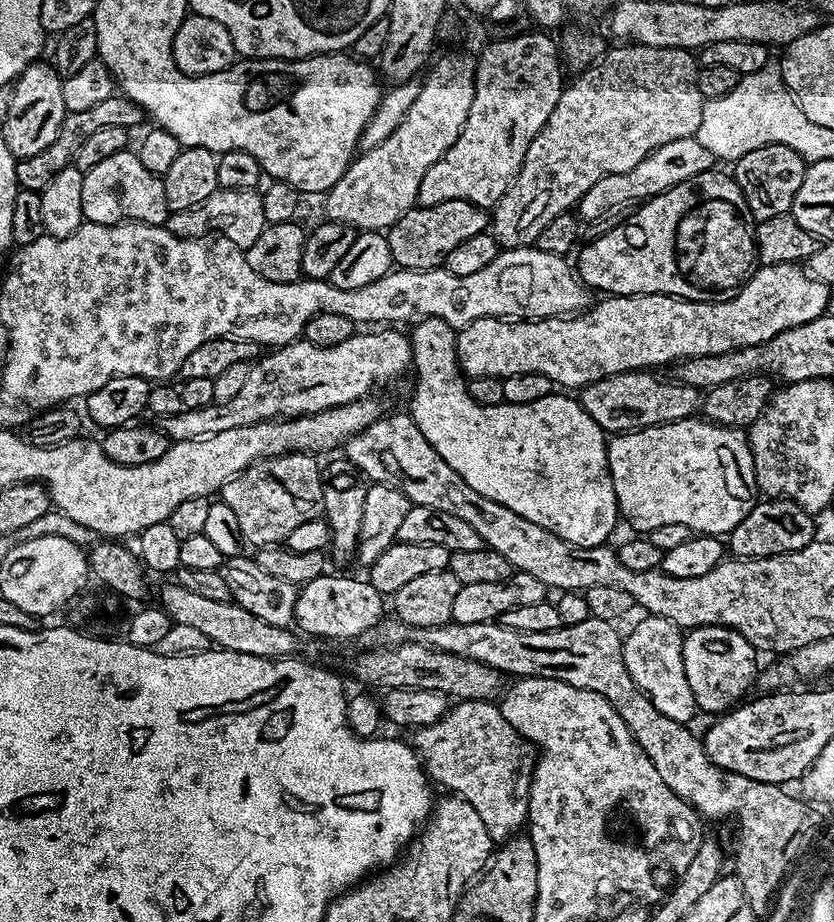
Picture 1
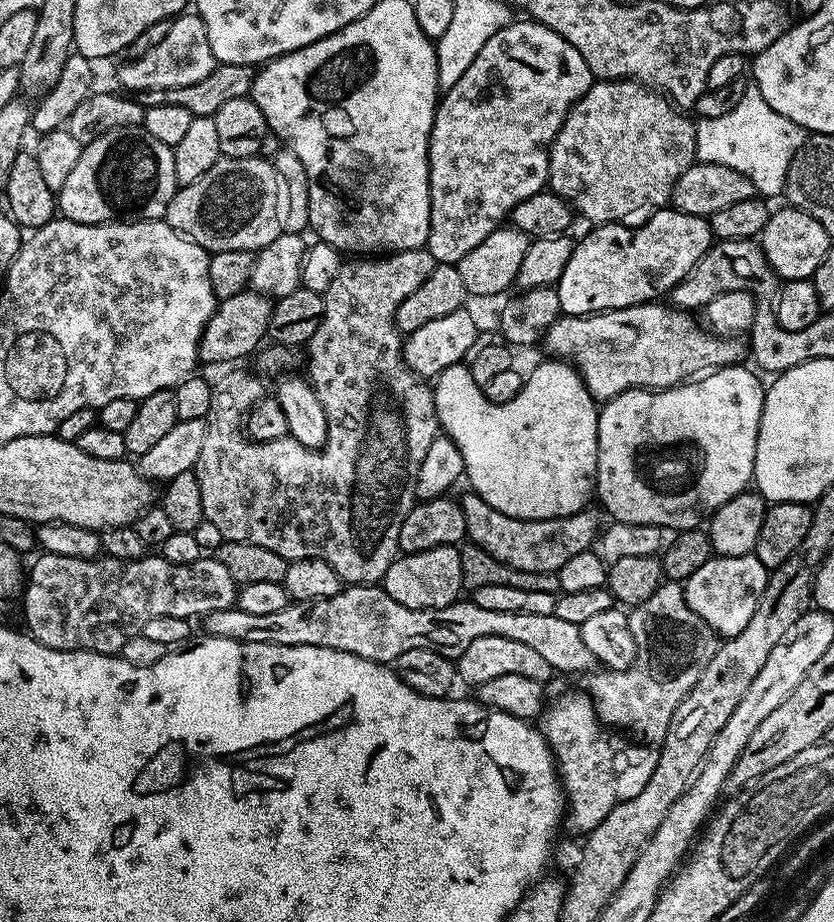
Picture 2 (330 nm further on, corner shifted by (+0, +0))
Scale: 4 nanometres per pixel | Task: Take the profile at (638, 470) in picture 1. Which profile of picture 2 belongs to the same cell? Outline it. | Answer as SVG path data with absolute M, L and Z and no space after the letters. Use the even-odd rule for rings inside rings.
M734 362L728 368L718 368L699 378L693 378L682 384L664 386L659 390L653 390L648 386L629 386L625 392L615 393L611 400L603 401L598 418L598 470L595 495L598 500L600 496L599 507L605 513L608 511L613 521L622 524L653 524L665 530L698 528L723 504L730 502L730 498L745 491L753 483L754 454L758 446L758 426L762 418L766 388L763 383L760 385L761 377L751 367L743 368L742 365L743 363Z

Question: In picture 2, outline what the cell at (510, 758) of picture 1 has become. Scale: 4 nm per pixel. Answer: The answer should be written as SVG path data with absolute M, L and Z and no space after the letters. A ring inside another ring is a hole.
M676 582L661 583L660 588L654 590L654 594L650 594L650 598L646 598L646 602L635 605L627 613L627 617L628 629L636 646L635 662L629 668L593 671L587 677L587 679L589 678L588 684L574 689L573 692L560 692L553 700L551 697L547 701L544 711L538 717L538 727L550 746L552 758L556 762L560 783L564 790L567 827L569 824L574 831L581 832L581 834L592 832L602 822L602 818L606 818L606 814L610 814L610 810L614 810L616 804L622 800L634 798L642 791L642 786L646 786L646 782L650 782L650 774L654 774L654 766L660 757L660 748L664 745L666 734L672 729L672 722L676 719L678 706L686 698L686 694L690 694L690 690L696 685L698 678L702 678L702 670L706 670L706 666L710 666L710 658L714 658L714 654L720 649L722 643L721 637L716 635L715 630L706 622L702 622L702 618L698 618L698 614L694 614L694 610L690 610L684 597L683 587Z

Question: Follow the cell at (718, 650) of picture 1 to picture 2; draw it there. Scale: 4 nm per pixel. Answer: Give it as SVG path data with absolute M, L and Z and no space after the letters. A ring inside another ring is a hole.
M755 554L713 555L706 562L706 566L694 570L694 574L690 574L690 578L683 581L682 587L690 610L694 610L694 614L698 614L702 622L710 625L717 636L727 638L742 634L746 622L754 618L754 610L766 590L769 575L769 569L764 568L762 562L758 562Z

